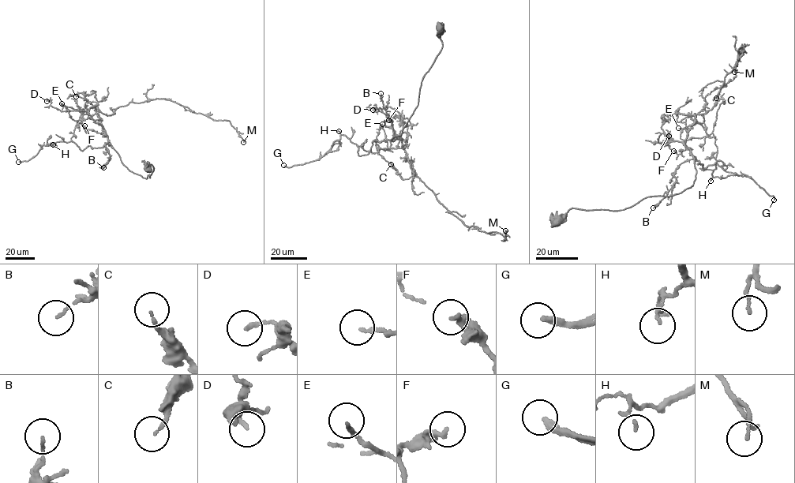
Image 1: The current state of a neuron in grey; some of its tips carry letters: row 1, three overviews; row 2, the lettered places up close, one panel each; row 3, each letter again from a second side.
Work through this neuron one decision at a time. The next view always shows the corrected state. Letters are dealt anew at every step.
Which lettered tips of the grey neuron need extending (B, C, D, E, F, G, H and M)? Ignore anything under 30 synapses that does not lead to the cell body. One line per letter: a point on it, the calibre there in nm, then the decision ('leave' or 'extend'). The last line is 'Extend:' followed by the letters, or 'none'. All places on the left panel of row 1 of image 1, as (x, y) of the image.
B: place (103, 167); calibre 100 nm; leave
C: place (76, 96); calibre 140 nm; leave
D: place (46, 101); calibre 170 nm; leave
E: place (61, 103); calibre 140 nm; leave
F: place (84, 125); calibre 280 nm; leave
G: place (18, 162); calibre 280 nm; extend
H: place (53, 144); calibre 90 nm; leave
M: place (243, 142); calibre 110 nm; leave
Extend: G

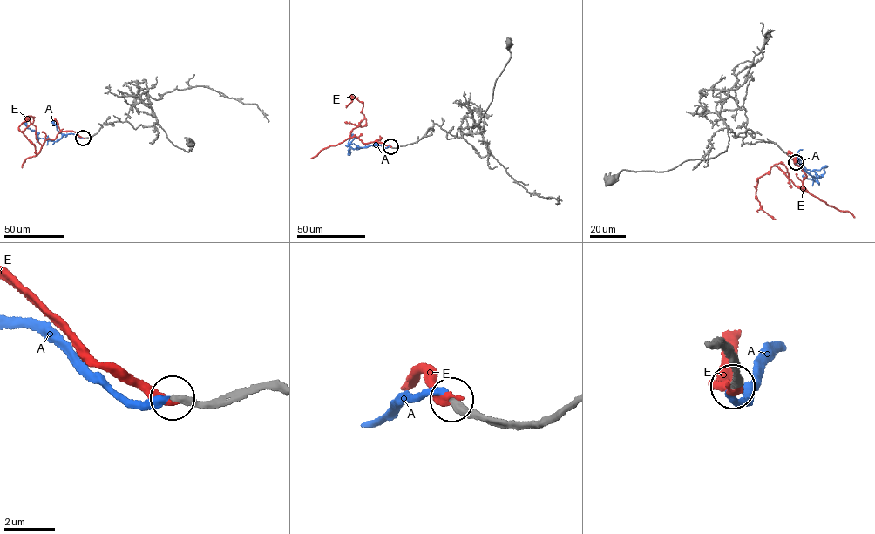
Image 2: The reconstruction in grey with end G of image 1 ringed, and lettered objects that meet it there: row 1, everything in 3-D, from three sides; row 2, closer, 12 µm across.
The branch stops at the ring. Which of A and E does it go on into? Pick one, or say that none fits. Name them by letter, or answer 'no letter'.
A

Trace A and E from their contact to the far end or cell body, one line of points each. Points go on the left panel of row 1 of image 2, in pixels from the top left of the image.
A: (83, 138), (69, 133), (63, 135), (57, 141), (38, 138), (34, 131), (25, 125), (26, 117)
E: (83, 138), (72, 131), (63, 131), (42, 145), (29, 116), (18, 130), (34, 145), (37, 155)

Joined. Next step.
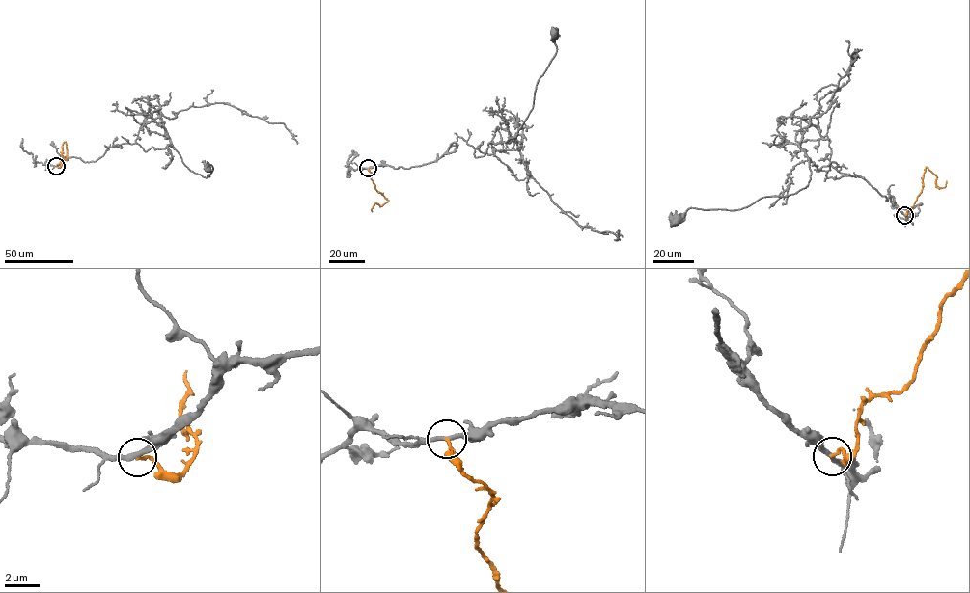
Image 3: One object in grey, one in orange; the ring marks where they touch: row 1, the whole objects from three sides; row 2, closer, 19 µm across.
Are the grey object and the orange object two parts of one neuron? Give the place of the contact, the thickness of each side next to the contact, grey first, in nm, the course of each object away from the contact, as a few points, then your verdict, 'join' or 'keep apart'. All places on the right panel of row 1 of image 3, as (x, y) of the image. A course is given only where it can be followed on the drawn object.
place (904, 215); calibres 240 and 170 nm; course grey (904, 214), (858, 175), (826, 176), (840, 168), (807, 156), (811, 178), (793, 194), (688, 208), (675, 223); course orange (904, 214), (913, 205), (922, 190), (926, 167), (936, 176), (937, 186), (944, 187), (946, 181); keep apart

